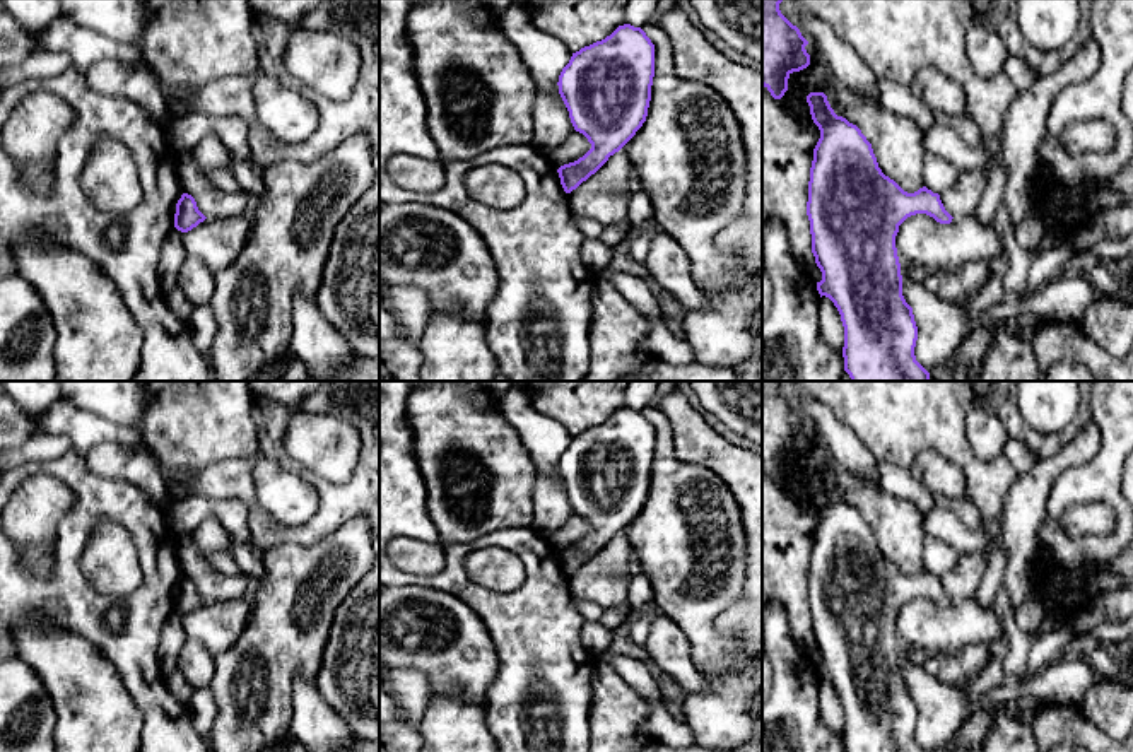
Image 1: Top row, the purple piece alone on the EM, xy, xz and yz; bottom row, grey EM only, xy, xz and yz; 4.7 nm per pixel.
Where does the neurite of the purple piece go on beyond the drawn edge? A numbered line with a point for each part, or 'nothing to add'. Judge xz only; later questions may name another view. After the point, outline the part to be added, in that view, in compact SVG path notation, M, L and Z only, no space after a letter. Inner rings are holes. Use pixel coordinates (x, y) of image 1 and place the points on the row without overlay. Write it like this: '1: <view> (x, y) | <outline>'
nothing to add

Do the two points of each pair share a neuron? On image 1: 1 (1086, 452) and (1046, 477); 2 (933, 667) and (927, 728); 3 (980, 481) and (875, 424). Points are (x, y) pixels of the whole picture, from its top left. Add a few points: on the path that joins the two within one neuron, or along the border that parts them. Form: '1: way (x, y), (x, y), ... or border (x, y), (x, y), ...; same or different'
1: way (1075, 453), (1055, 467); same
2: border (923, 667), (952, 686); different
3: way (959, 453), (930, 424), (903, 424); same

